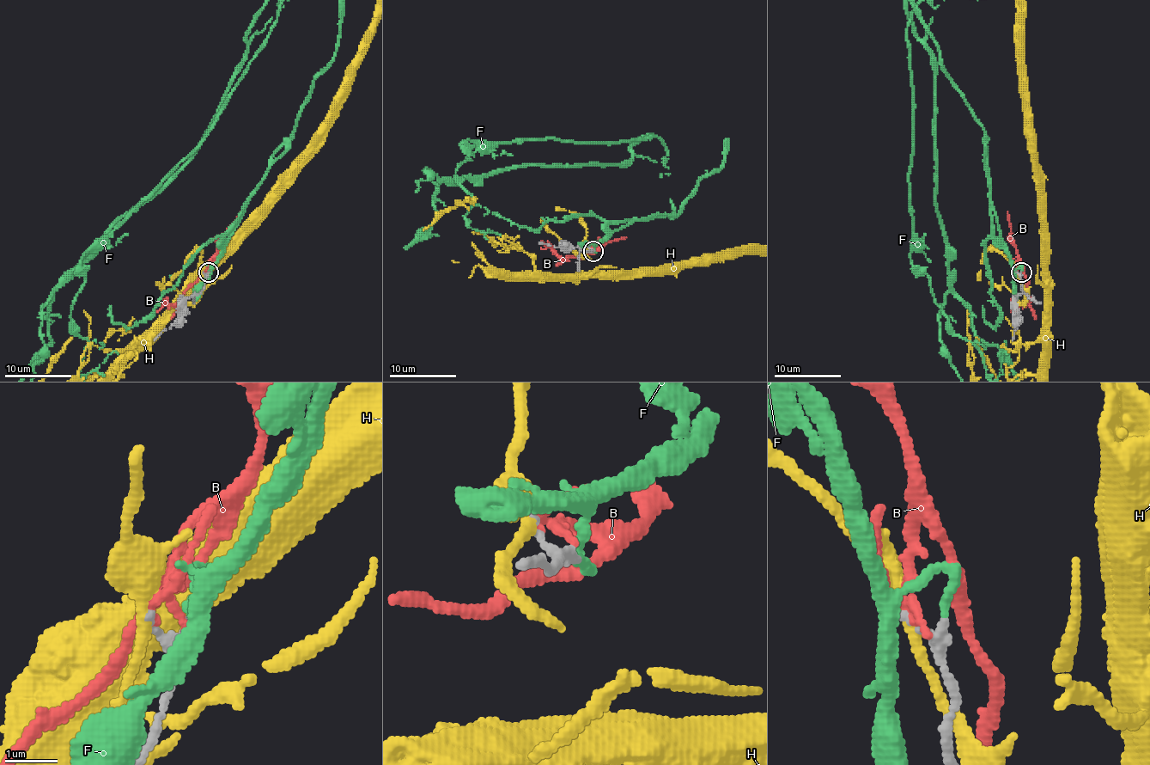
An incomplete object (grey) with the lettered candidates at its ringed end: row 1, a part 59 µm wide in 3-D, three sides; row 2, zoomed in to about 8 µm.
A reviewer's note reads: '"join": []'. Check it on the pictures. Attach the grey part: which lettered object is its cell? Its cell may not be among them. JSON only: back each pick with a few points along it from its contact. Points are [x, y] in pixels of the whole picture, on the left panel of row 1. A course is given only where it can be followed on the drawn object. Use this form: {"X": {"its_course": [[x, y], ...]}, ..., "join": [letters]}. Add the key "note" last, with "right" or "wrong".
{"join": ["F"], "note": "wrong"}

